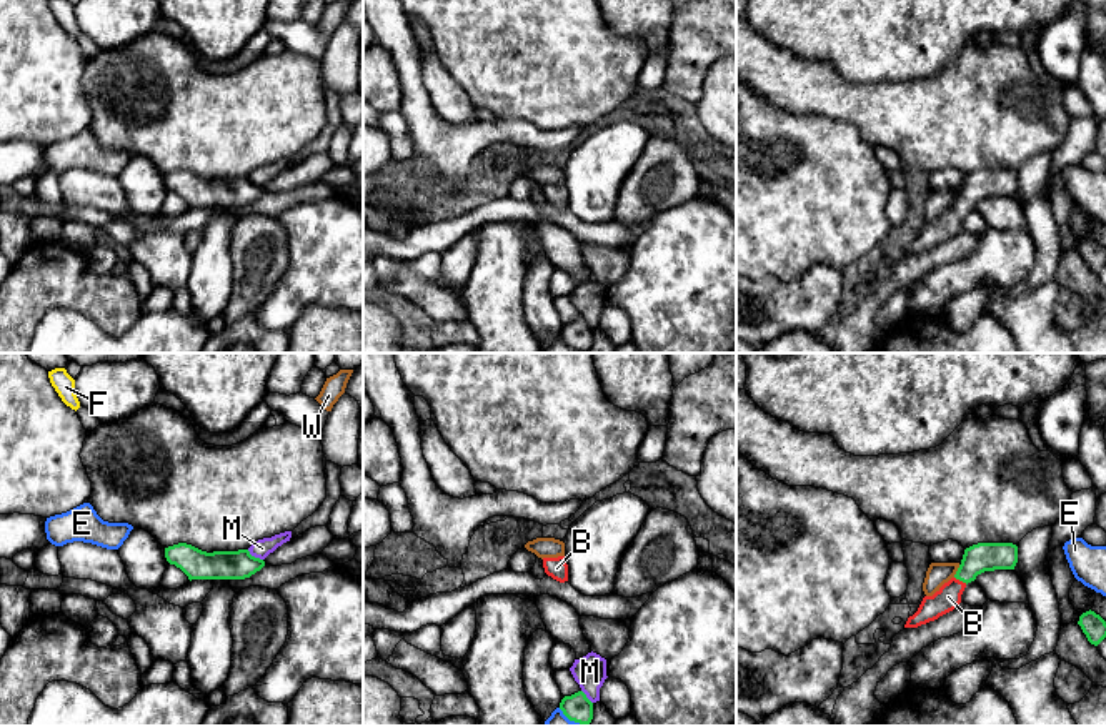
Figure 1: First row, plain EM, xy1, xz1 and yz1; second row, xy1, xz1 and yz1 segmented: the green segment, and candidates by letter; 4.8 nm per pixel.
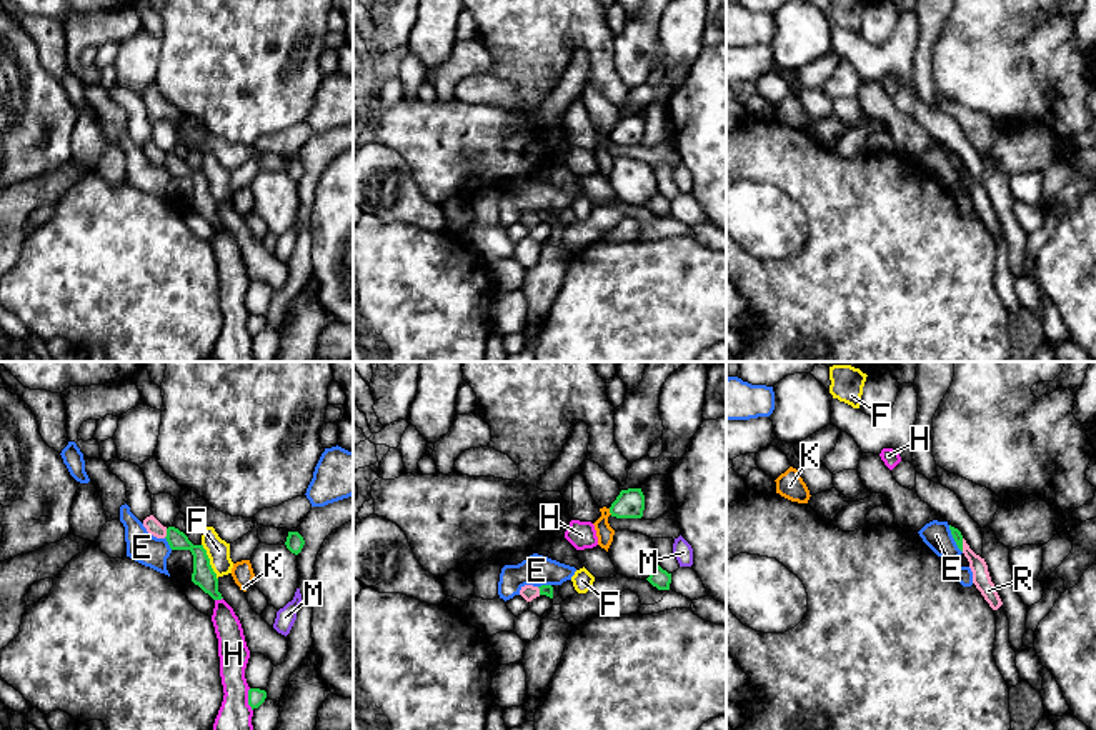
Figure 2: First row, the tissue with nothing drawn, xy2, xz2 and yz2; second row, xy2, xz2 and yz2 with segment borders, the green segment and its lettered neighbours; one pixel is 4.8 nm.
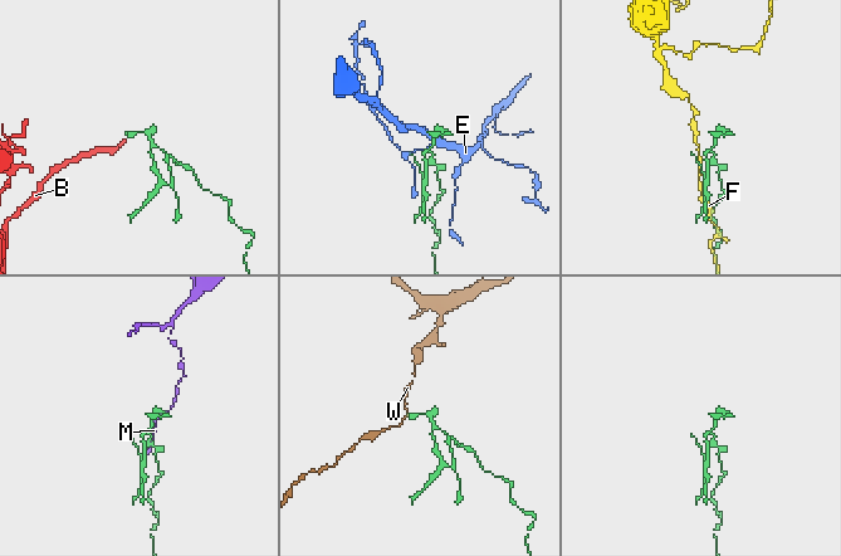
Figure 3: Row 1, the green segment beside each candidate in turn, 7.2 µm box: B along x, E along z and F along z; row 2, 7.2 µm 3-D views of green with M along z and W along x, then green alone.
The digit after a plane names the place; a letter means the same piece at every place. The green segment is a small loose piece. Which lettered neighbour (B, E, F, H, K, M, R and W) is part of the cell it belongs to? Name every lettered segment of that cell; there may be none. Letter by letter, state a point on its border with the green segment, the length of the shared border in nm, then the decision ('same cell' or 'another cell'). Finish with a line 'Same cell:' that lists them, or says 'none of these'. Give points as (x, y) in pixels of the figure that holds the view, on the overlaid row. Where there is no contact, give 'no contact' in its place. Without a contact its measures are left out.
B: contact yz1 (961, 580); length 70 nm; same cell
E: contact yz2 (953, 537); length 150 nm; another cell
F: contact xy2 (209, 562); length 190 nm; another cell
H: contact xy2 (249, 700); length 110 nm; another cell
K: contact xz2 (610, 512); length 40 nm; another cell
M: contact xy1 (254, 556); length 90 nm; another cell
R: contact yz2 (961, 545); length 60 nm; another cell
W: contact yz1 (956, 571); length 70 nm; another cell
Same cell: B

